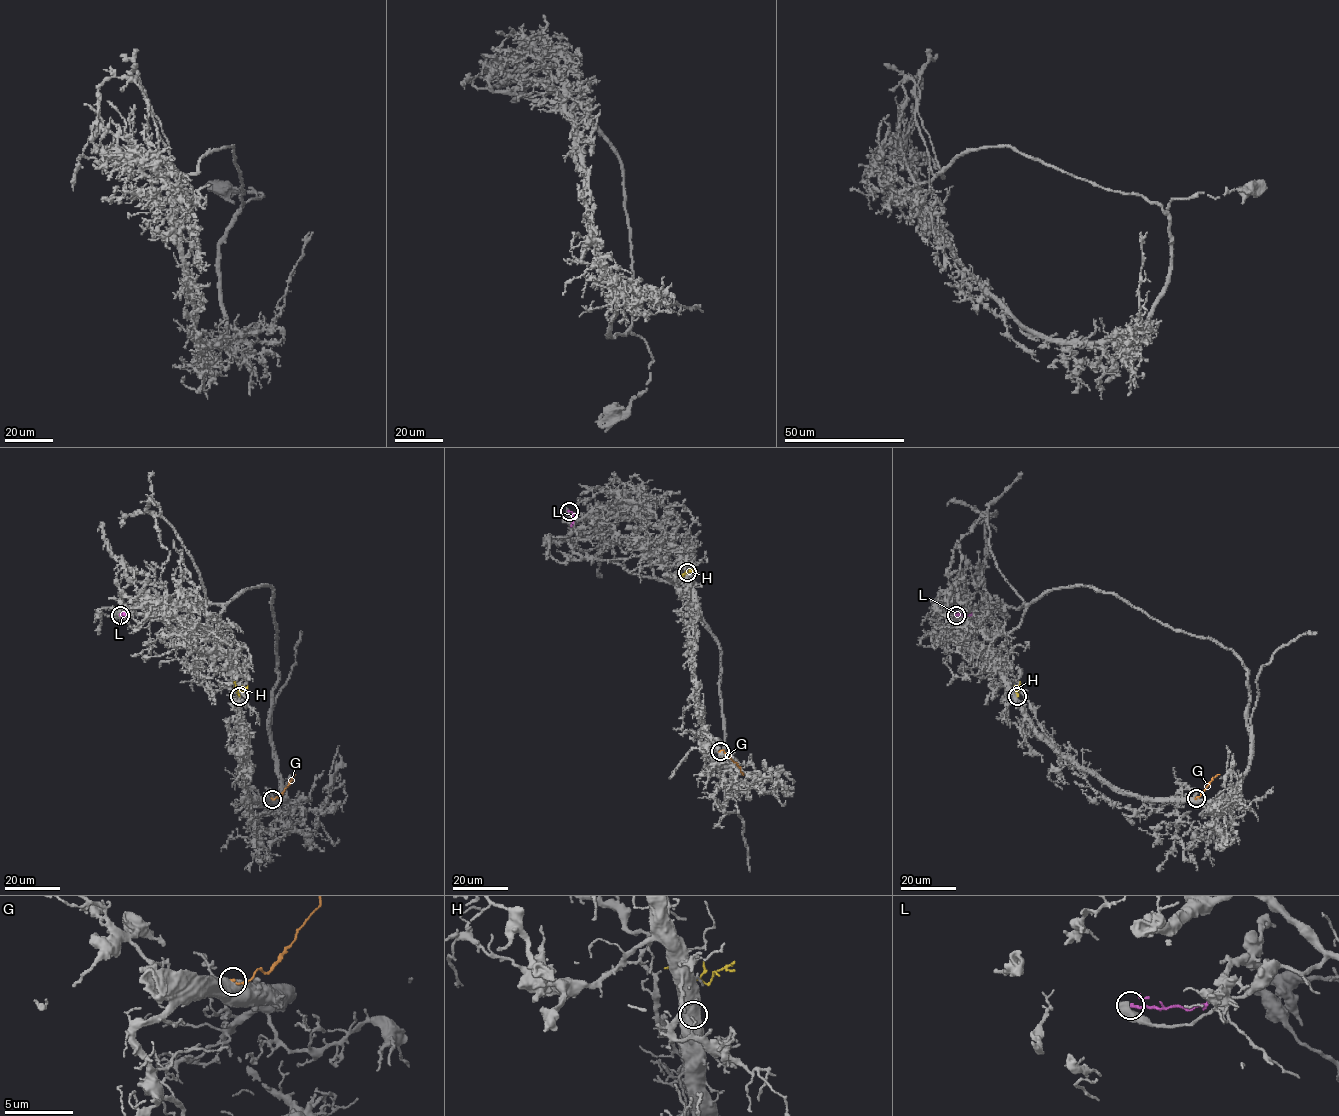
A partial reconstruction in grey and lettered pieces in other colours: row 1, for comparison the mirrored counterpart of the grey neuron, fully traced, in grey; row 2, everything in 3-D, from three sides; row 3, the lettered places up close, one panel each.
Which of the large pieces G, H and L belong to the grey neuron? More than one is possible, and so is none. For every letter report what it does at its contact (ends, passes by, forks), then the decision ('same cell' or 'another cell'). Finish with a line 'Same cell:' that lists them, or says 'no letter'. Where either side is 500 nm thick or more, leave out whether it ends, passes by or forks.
G: another cell
H: same cell
L: another cell
Same cell: H

